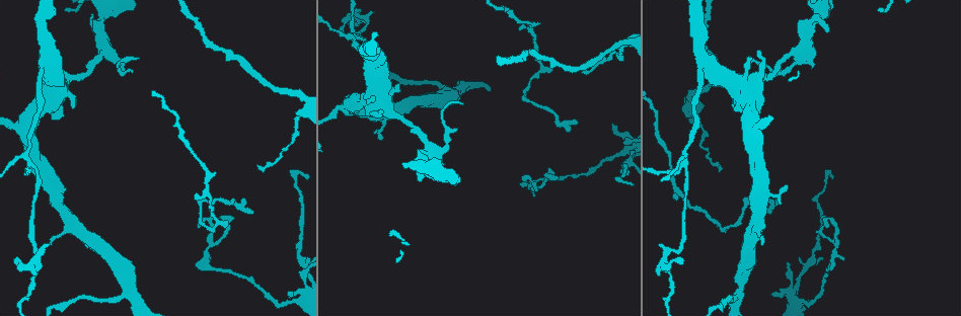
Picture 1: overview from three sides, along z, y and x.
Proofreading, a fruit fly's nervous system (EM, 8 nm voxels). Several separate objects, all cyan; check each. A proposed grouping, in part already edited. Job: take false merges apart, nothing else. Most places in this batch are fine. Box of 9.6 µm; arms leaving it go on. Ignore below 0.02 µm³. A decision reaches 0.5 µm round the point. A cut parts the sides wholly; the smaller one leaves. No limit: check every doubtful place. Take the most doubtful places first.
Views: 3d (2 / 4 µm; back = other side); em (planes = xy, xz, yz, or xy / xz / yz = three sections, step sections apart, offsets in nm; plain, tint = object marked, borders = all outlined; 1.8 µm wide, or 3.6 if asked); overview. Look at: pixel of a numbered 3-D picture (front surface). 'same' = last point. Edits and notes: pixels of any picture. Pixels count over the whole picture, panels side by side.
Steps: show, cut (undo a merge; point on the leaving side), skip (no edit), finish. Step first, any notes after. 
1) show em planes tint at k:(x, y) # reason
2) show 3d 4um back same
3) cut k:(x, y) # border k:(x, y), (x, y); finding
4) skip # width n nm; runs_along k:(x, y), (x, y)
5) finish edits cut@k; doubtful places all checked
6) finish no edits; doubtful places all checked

show 3d 2um at 1:(666, 259) # a fork

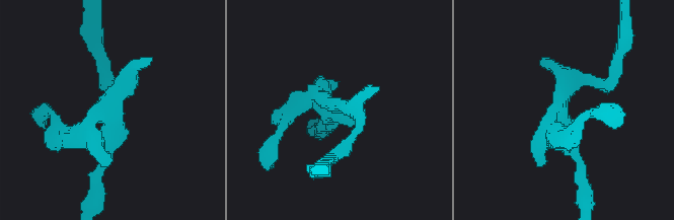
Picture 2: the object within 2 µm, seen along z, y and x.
show em planes tint at 2:(340, 107)

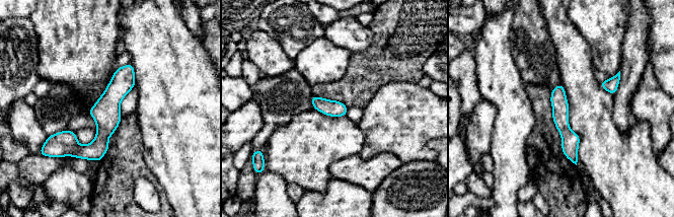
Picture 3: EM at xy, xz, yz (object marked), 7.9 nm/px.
skip # runs_along 3:(131, 68), (90, 149), (56, 141); one neuron here

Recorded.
show em xz step 8 tint at 1:(101, 22) # calibre changes

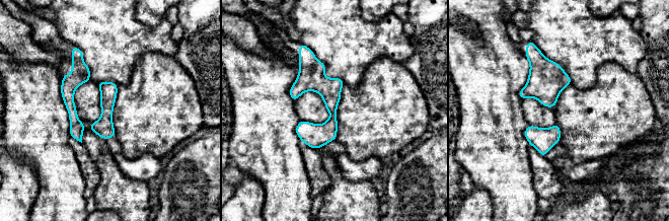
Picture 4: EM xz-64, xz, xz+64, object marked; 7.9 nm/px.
show em planes tint same

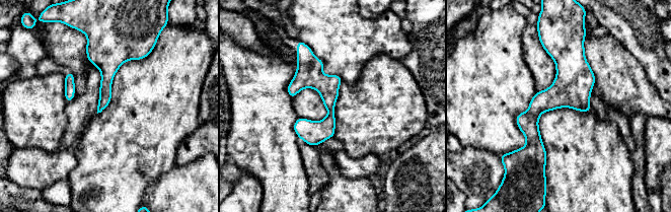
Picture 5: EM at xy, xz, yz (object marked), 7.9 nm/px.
skip # one neuron here

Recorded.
show 3d 4um at 1:(298, 303) # calibre changes

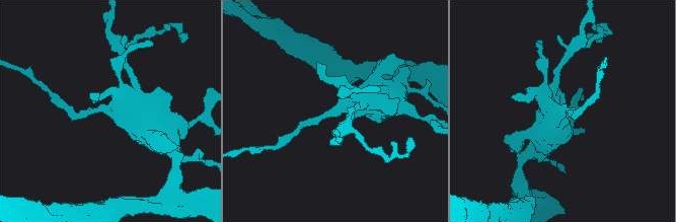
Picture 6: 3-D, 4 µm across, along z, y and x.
show em planes borders at 6:(110, 107) # shape alone is not enough

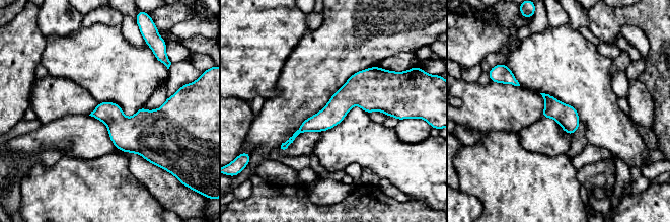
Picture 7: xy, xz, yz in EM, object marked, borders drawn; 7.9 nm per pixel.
skip # runs_along 7:(394, 105), (346, 99), (284, 145); continuous, no second neuron

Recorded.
finish no edits; doubtful places all checked

